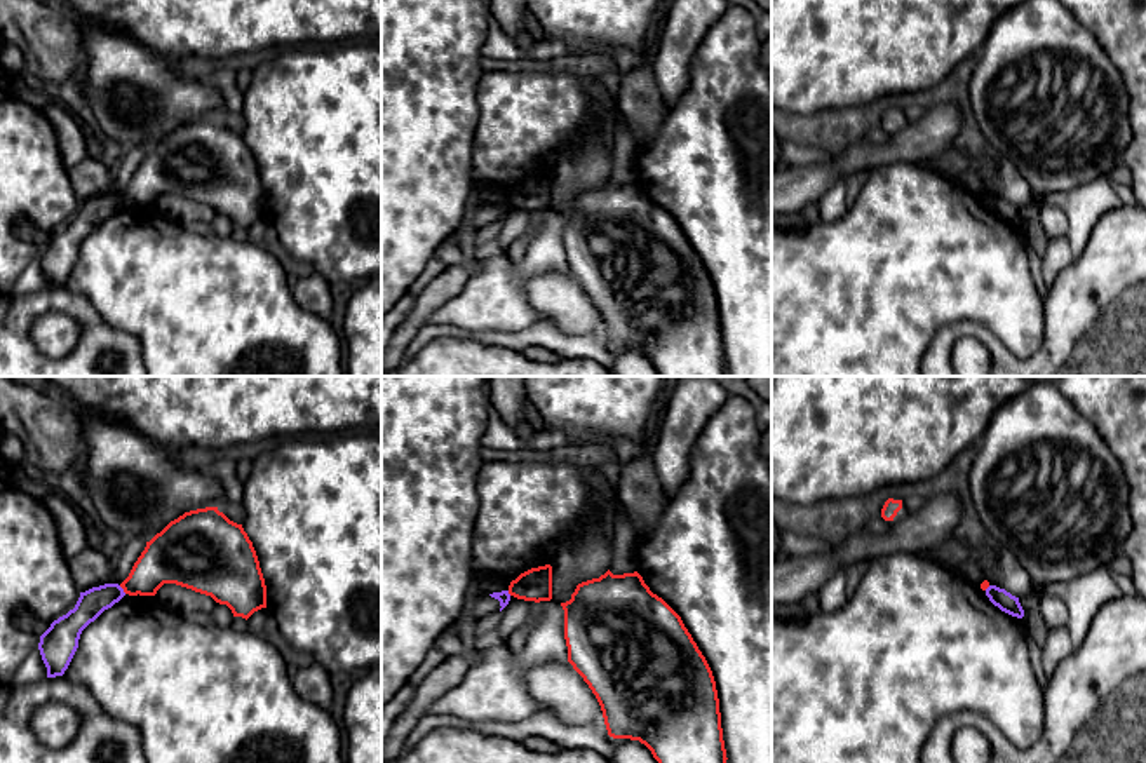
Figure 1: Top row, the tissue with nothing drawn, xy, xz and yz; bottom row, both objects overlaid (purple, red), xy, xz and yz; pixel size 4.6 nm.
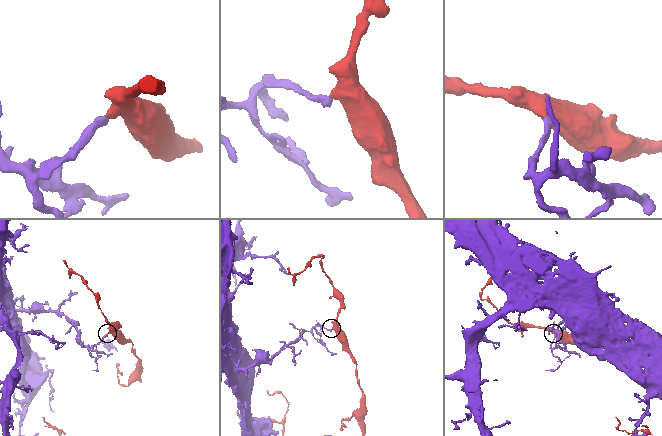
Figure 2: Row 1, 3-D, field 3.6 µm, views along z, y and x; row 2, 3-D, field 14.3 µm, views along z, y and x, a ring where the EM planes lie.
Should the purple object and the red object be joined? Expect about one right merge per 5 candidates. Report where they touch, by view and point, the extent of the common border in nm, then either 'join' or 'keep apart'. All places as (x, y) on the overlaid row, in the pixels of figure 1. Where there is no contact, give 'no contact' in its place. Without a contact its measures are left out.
meets purple in xy at (122, 589); contact 50 nm long; keep apart

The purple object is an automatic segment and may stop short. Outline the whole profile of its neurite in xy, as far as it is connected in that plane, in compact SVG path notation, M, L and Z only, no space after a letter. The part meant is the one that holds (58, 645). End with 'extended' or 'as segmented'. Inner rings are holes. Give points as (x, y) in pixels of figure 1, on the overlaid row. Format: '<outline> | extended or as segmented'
M118 584L92 587L80 592L73 610L51 624L38 643L47 678L64 674L78 648L82 631L124 596L125 592Z | as segmented

